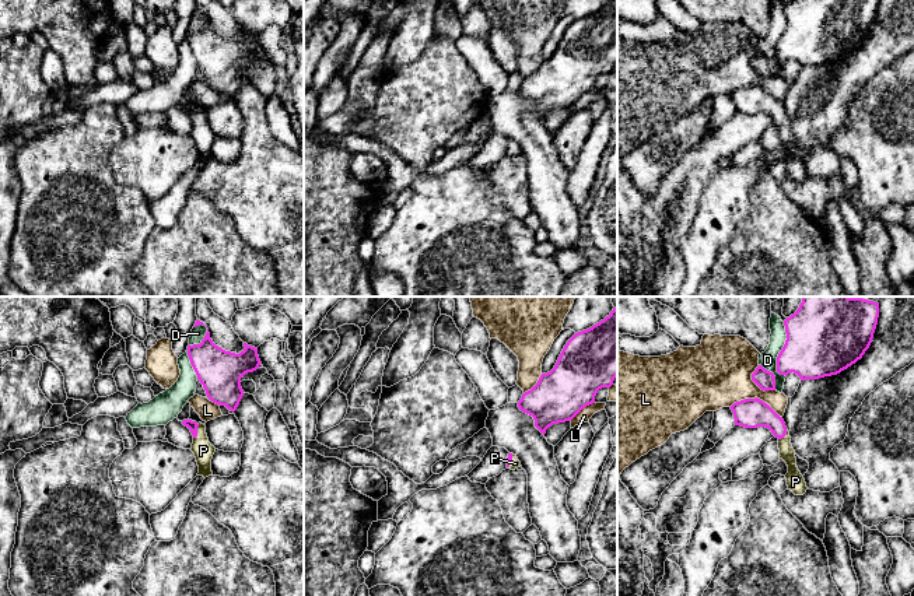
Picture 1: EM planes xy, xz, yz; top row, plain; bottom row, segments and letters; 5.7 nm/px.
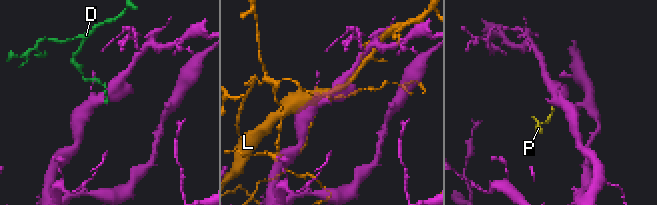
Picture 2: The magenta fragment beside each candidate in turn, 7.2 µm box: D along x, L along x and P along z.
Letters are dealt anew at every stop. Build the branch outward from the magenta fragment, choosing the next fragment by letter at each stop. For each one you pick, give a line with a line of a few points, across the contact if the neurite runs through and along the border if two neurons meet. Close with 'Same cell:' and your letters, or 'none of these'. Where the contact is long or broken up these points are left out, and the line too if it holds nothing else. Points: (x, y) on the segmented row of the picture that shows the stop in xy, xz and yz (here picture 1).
P: line xy (192, 426), (196, 431), (203, 451)
Same cell: P

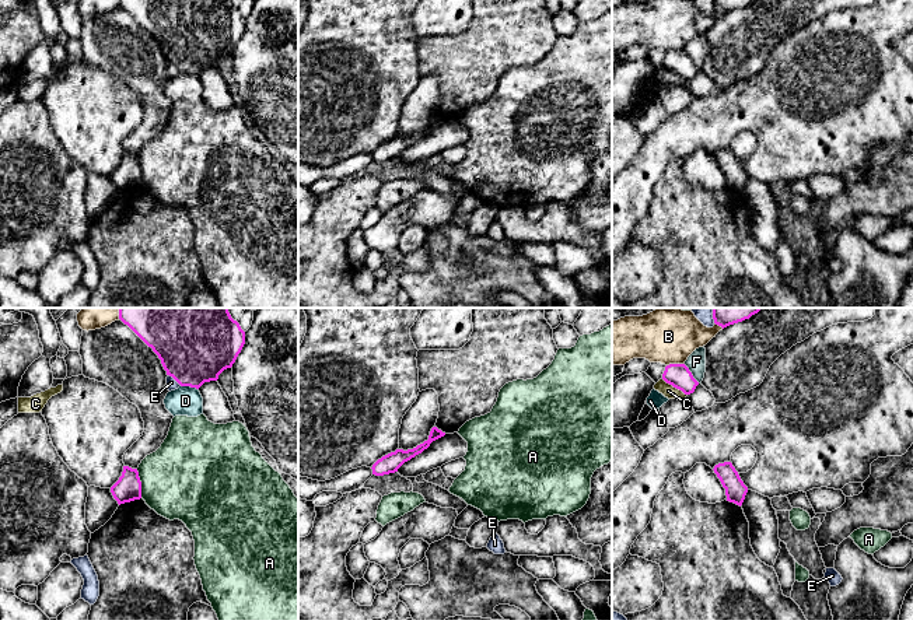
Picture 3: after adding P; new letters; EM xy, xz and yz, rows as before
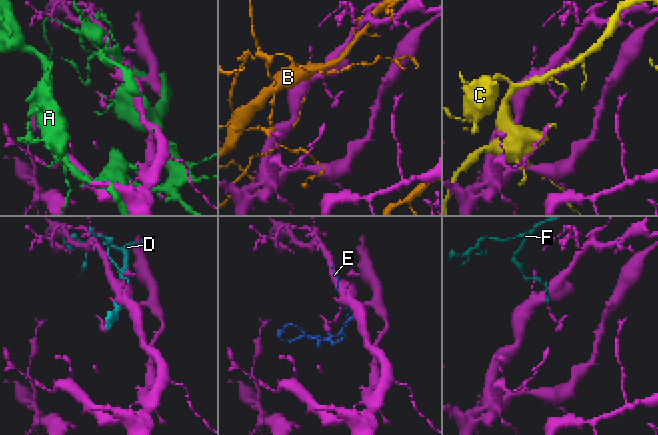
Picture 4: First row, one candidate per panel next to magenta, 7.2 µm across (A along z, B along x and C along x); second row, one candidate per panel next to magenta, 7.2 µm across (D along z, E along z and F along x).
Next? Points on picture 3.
Same cell: none of these

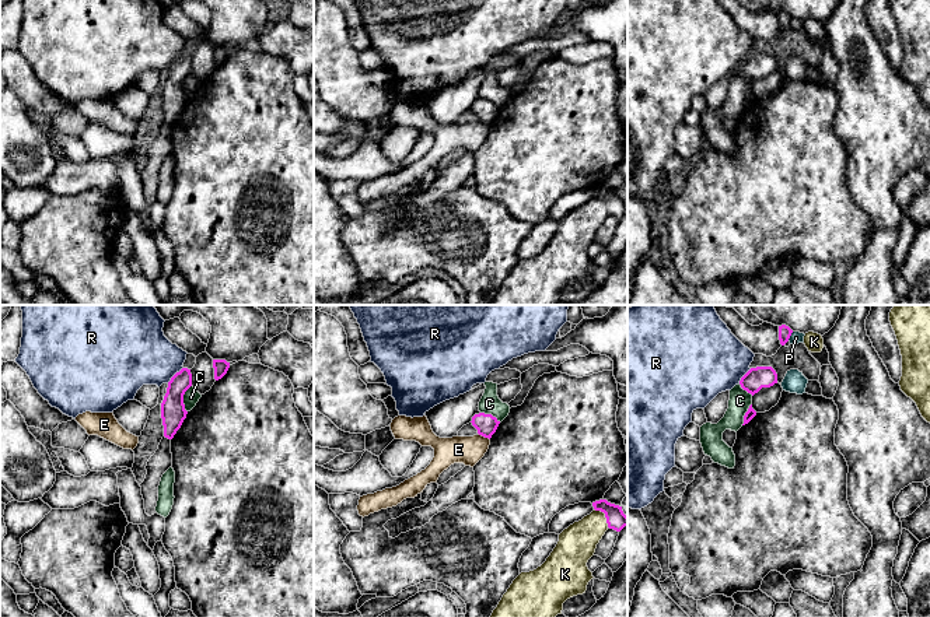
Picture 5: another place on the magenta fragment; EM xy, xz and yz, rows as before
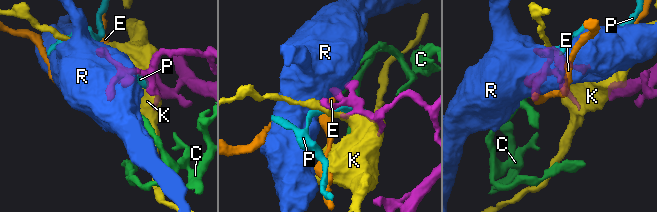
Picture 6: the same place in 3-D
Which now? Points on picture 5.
Same cell: none of these

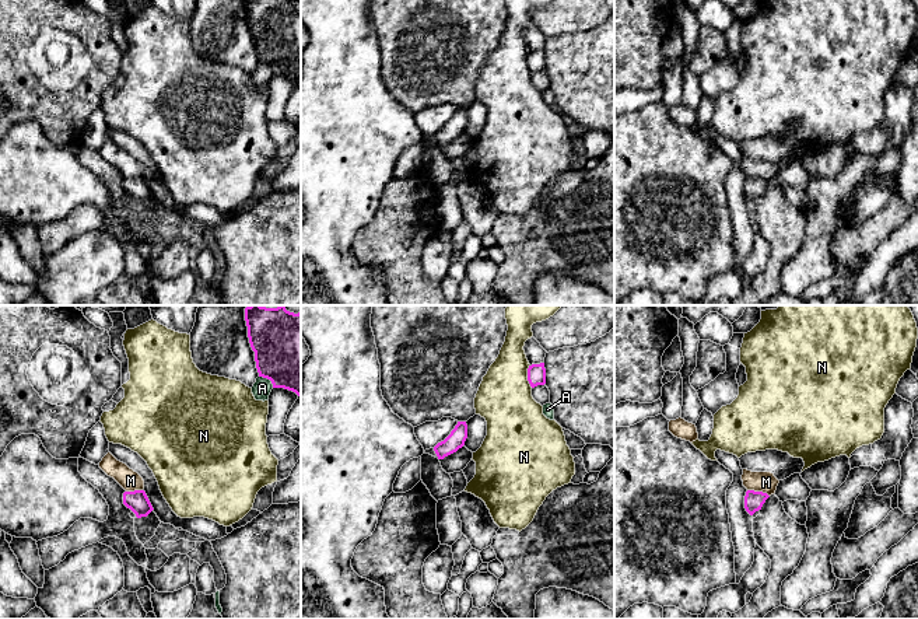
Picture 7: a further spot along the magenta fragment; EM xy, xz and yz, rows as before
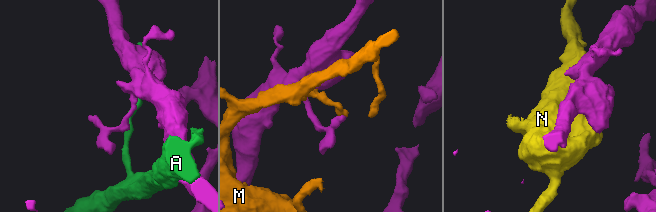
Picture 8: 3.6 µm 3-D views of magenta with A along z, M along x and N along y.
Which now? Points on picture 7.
Same cell: none of these

